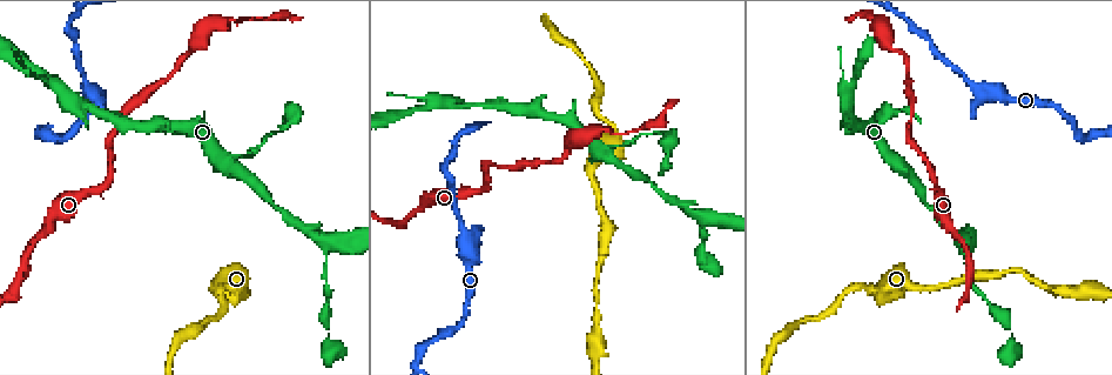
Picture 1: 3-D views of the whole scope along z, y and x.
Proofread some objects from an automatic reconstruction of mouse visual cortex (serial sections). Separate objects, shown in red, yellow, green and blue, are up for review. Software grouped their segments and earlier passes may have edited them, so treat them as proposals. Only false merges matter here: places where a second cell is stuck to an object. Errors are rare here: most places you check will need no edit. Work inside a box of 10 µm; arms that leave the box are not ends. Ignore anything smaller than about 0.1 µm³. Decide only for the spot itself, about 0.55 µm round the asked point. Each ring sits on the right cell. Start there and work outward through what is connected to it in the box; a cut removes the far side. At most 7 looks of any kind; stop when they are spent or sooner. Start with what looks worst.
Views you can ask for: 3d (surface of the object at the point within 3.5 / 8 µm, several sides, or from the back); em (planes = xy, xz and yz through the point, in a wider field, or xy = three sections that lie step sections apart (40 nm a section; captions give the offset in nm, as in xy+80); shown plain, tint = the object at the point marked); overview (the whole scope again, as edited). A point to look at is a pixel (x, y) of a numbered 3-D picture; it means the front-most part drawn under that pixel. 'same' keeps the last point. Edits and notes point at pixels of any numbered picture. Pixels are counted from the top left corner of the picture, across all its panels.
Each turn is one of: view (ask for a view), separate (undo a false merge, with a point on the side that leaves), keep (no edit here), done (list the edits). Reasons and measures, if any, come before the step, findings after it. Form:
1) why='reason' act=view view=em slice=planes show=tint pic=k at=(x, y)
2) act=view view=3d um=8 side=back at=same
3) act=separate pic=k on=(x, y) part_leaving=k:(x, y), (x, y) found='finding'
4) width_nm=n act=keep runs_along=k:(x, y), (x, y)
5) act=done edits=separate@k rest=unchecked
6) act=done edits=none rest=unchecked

why='three-way junction' act=view view=3d um=8 side=back pic=1 at=(896, 165)

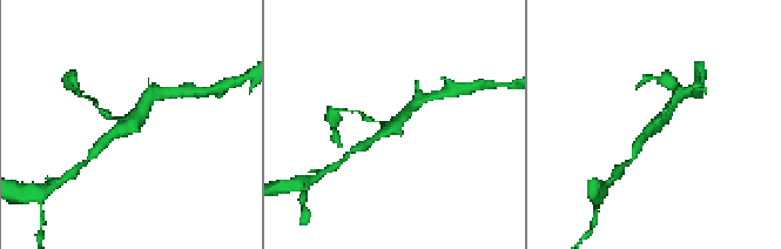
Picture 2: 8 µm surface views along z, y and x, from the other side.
arms=3 arm_widths_nm=100,250,300 act=view view=em slice=xy step=2 show=tint at=same

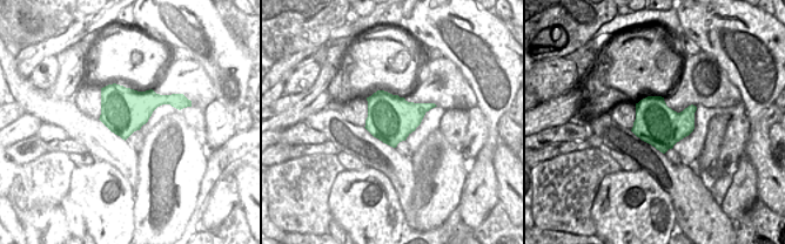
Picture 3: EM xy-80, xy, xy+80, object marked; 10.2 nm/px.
act=keep runs_along=2:(146, 100), (134, 122), (103, 141) found='all the same cell'

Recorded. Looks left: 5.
act=view view=3d um=8 pic=1 at=(219, 287)

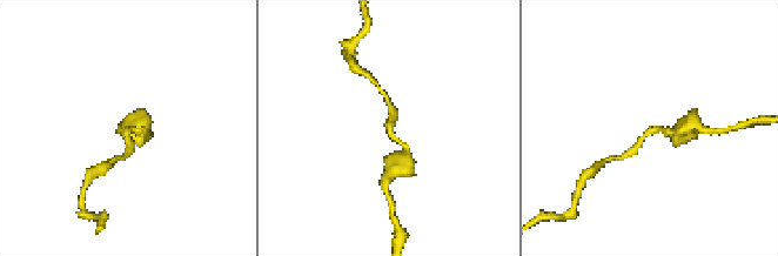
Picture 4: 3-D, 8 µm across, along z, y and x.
arm_widths_nm=150,200 why='now the EM' act=view view=em slice=xy step=5 show=tint at=same

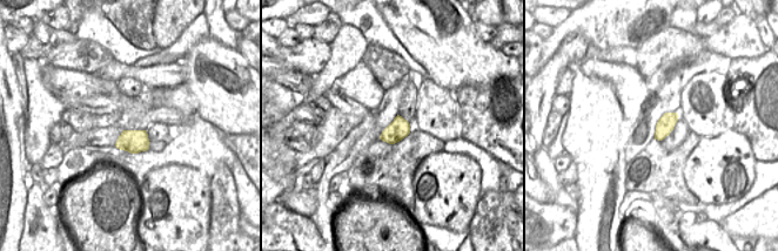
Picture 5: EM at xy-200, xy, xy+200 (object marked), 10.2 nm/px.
width_nm=220 act=keep runs_along=4:(677, 132), (652, 129), (629, 154) found='all the same cell'

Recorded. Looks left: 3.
why='thin arm on a thick one' act=view view=3d um=3.5 pic=1 at=(959, 245)

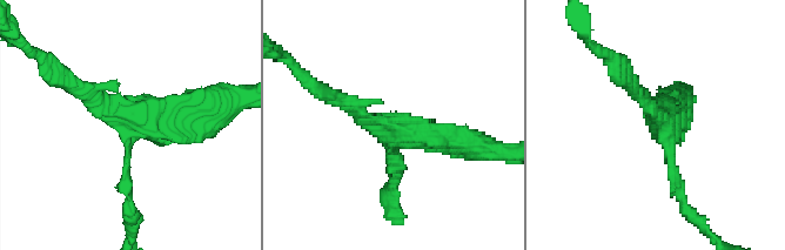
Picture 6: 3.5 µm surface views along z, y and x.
arms=3 arm_widths_nm=100,250,350 act=view view=em slice=xy step=2 show=tint pic=6 at=(383, 131)

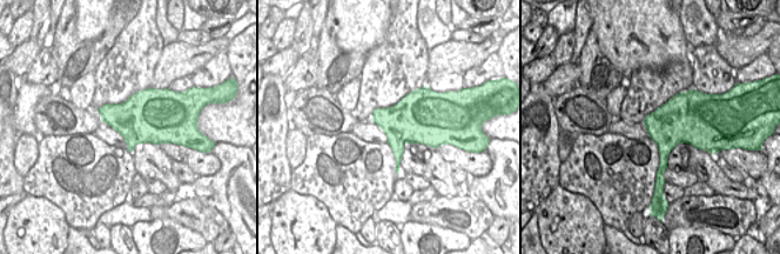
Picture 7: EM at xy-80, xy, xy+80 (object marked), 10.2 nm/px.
why='another direction' act=view view=em slice=planes show=tint at=same

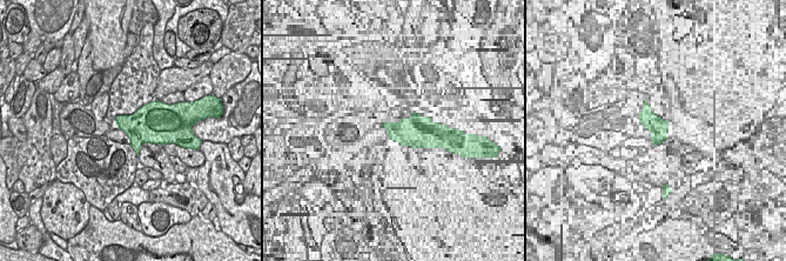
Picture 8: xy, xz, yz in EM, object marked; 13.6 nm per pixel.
act=keep runs_along=6:(59, 73), (128, 130), (128, 191) found='continuous, no second cell'

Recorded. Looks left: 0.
act=done edits=none rest=unchecked

